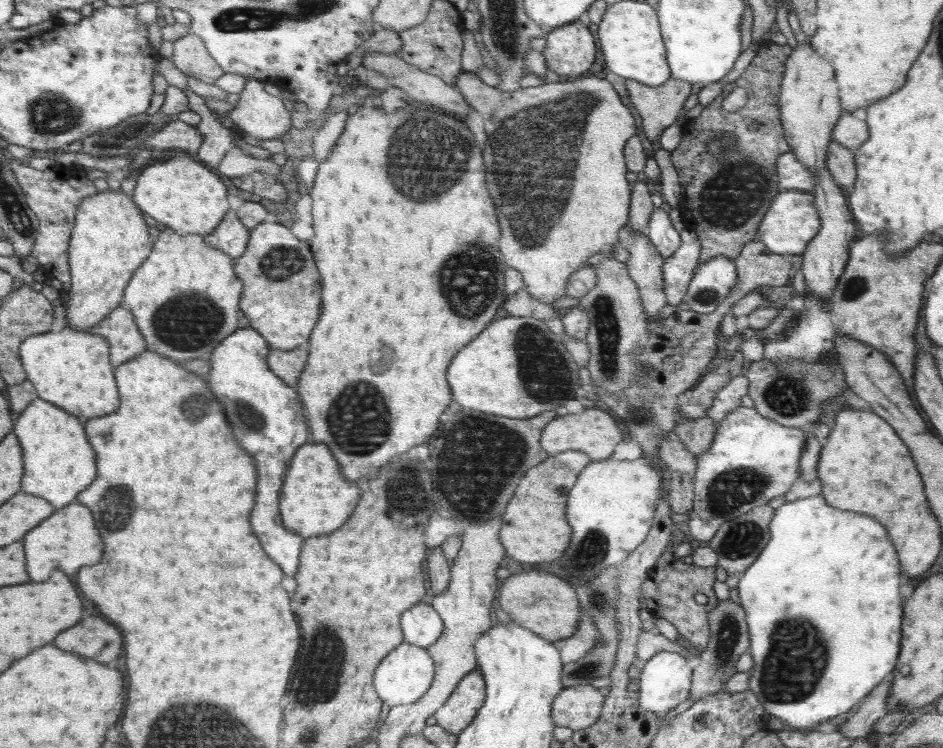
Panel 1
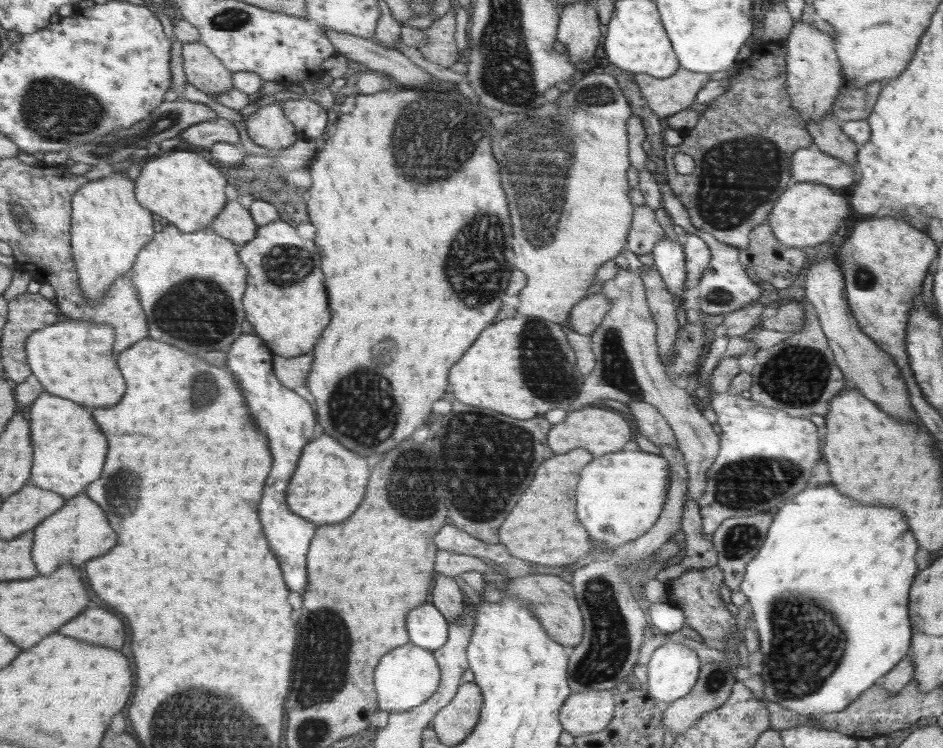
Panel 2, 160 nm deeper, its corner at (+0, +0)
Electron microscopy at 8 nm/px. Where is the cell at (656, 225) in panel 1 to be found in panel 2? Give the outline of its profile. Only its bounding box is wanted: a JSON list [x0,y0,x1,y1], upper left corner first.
[653,237,687,301]

